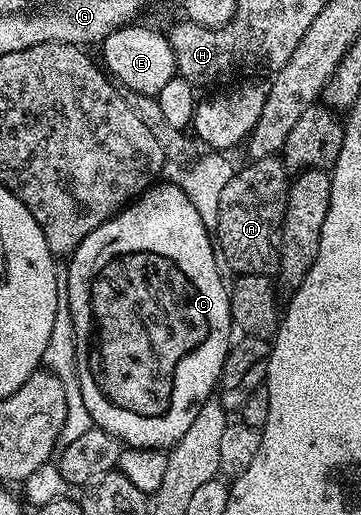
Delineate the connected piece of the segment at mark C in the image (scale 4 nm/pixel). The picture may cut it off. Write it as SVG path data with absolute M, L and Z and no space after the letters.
M157 182L148 191L136 197L131 204L121 208L115 216L102 222L98 230L90 230L90 234L86 234L86 238L82 238L80 245L70 253L68 262L66 303L70 306L76 335L76 377L82 390L82 402L86 402L86 410L90 414L93 425L106 430L111 436L116 437L121 445L129 448L171 449L172 445L178 442L178 438L186 434L198 410L202 410L206 401L213 399L220 382L222 366L226 362L229 347L234 340L232 311L228 301L230 288L226 280L224 284L223 278L220 277L221 265L218 263L218 252L214 247L210 229L202 222L202 218L198 218L198 210L194 210L194 202L190 202L190 198L179 183Z

